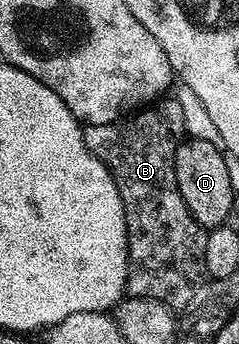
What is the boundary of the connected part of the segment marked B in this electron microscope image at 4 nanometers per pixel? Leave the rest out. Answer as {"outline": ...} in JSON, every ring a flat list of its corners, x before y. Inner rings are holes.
{"outline":[[175,98,157,99,113,124,90,124,84,128,84,141,114,178,120,191,128,231,128,296,160,300,173,310,187,309,194,294,206,283,206,242,208,232,190,214,176,181,176,151,184,143,186,131,182,106]]}

